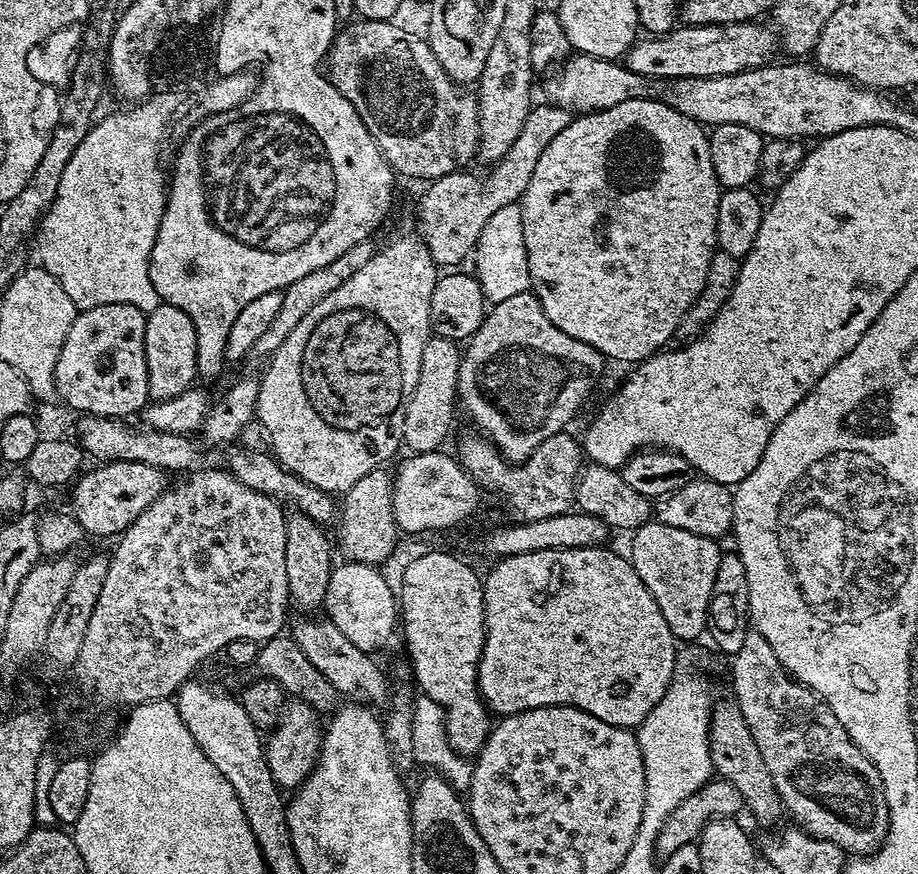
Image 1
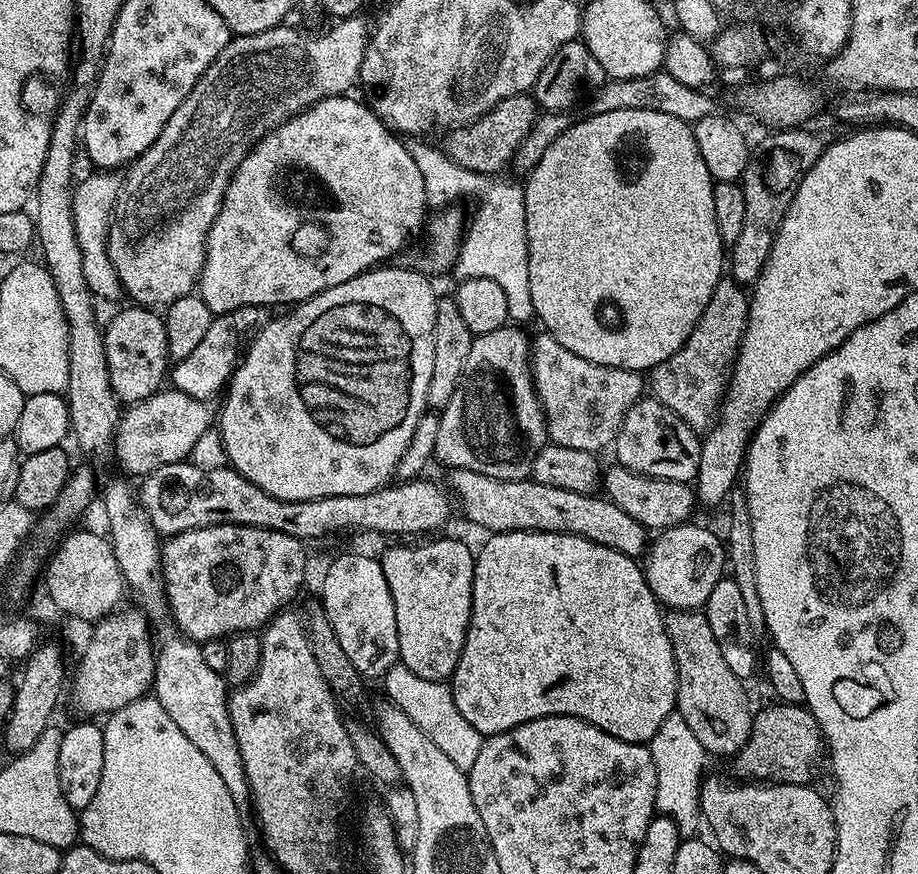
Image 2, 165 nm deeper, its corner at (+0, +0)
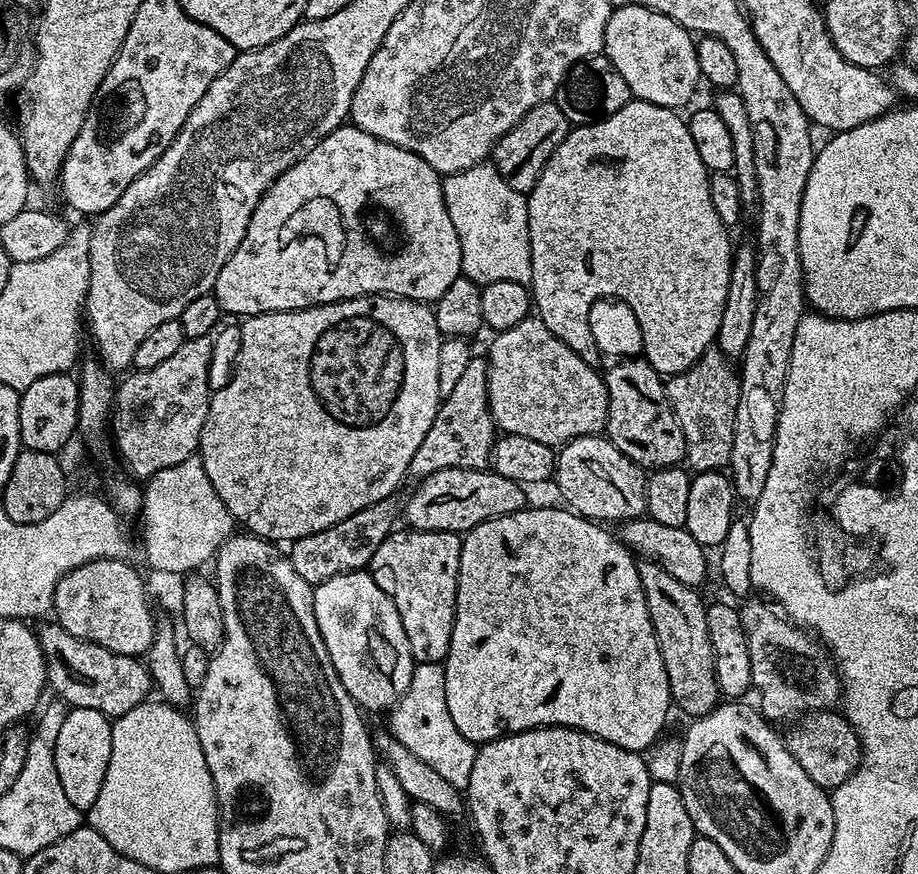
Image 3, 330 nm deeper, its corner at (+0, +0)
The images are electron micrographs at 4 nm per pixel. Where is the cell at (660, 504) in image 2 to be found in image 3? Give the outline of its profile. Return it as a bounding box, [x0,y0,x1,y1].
[554,435,647,522]

